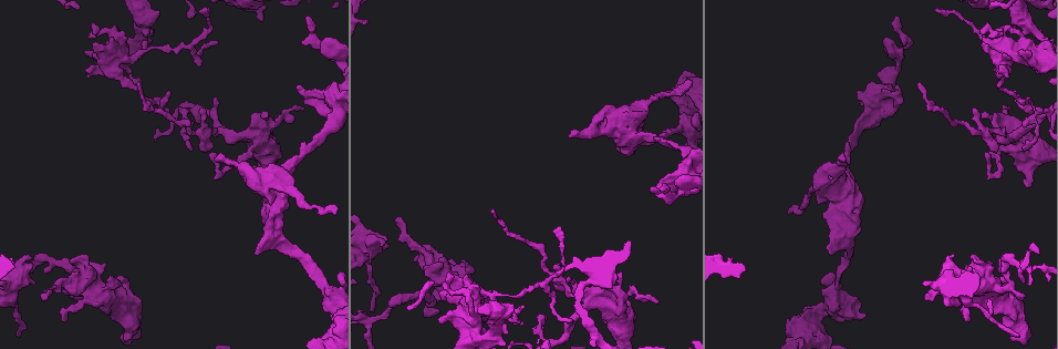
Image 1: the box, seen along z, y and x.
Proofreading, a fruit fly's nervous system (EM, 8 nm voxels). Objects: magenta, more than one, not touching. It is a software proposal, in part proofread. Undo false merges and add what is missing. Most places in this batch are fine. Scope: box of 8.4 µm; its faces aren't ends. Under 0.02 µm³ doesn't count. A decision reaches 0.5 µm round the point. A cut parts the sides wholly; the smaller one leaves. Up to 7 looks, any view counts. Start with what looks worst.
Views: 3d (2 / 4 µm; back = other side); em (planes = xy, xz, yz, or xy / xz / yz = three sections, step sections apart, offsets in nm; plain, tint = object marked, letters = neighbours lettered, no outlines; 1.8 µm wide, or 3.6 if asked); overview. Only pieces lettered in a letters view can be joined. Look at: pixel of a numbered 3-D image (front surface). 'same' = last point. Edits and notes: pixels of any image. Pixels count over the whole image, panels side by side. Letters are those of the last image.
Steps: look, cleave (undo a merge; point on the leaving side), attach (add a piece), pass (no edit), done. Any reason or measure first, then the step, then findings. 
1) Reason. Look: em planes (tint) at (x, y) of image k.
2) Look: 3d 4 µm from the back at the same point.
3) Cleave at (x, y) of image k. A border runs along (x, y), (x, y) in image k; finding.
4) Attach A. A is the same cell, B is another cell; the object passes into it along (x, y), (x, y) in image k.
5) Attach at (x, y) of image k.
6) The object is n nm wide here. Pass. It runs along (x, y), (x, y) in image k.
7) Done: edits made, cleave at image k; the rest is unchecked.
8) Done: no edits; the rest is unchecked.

Narrows sharply. Look: em 3.6 µm planes (tint) at (1030, 266) of image 1.

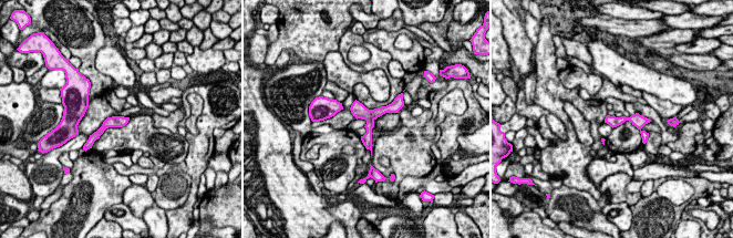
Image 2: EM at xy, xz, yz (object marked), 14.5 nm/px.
Look: em 3.6 µm planes (letters) at the same point.

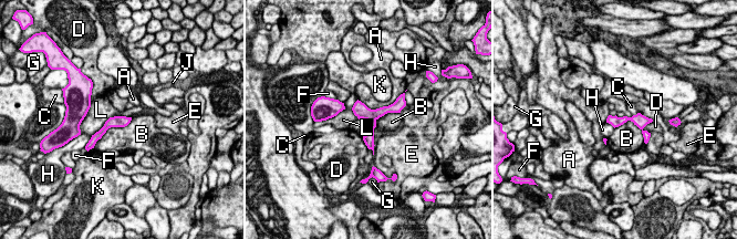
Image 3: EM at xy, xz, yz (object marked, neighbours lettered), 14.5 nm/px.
The object is 160 nm wide here. Pass. A, B, C, D, E, F, G, H, J, K and L are other cells; it runs along (398, 107), (372, 120), (371, 146) in image 3; one neuron here.

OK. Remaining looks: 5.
Look: 3d 4 µm at (105, 265) of image 1.

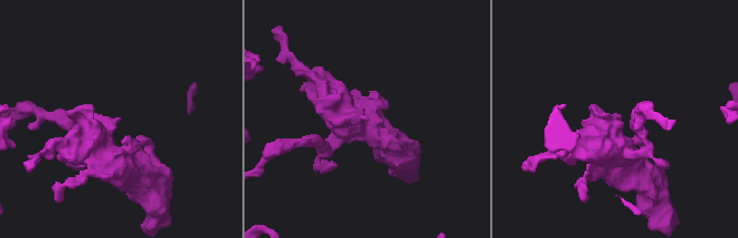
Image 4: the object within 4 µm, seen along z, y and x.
Shape alone is not enough. Look: em yz step 4 (tint) at (121, 120) of image 4.

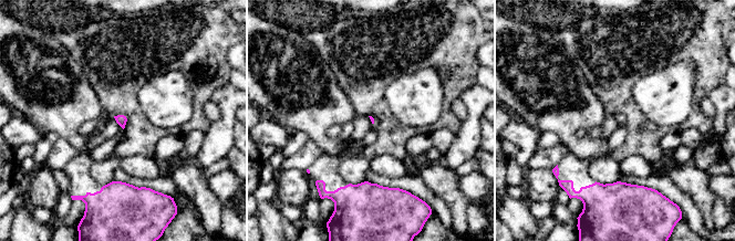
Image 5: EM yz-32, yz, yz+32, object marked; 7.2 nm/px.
Look: em planes (letters) at the same point.

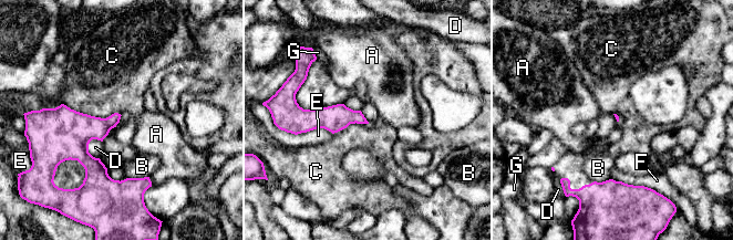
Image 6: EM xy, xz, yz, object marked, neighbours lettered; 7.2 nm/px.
Pass. A, B, C, D, E, F and G are other cells; no lettered piece goes on from it.

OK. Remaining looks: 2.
Free end. Look: 3d 2 µm at (521, 309) of image 1.

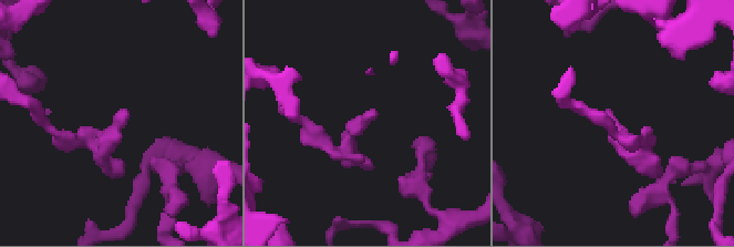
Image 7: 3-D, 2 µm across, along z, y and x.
Look: em planes (letters) at (120, 110) of image 7.

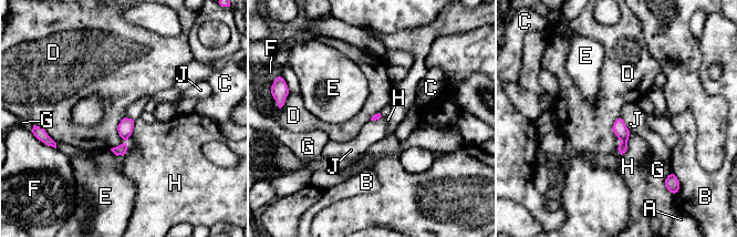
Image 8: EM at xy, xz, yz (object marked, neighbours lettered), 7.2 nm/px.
The longest contact is with D, 260 nm. Pass. A, B, C, D, E, F, G, H and J are other cells; a border runs along (620, 117), (629, 131) in image 8; none of them fits.

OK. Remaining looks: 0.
Done: no edits; the rest is unchecked.

